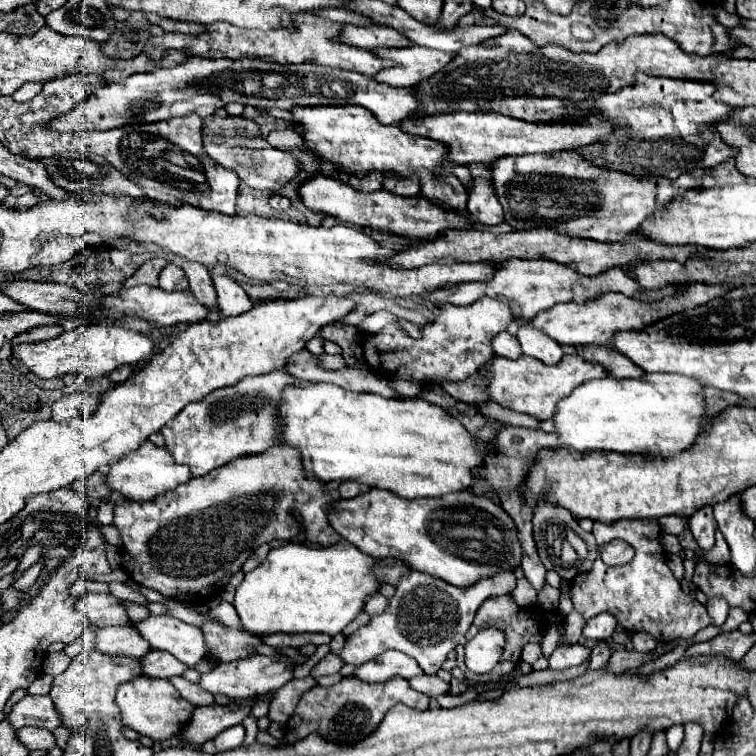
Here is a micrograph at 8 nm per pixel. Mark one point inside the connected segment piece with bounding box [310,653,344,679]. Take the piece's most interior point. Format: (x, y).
(331, 663)

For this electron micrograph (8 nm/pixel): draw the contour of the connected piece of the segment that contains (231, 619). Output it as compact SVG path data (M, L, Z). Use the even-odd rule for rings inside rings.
M222 601L220 605L214 607L212 615L214 619L218 619L218 623L226 623L226 627L238 627L242 631L242 623L238 623L238 613L234 611L234 605Z

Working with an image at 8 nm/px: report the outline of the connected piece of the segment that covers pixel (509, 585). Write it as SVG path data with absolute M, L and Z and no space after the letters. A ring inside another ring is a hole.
M410 571L406 577L400 579L396 595L388 603L388 609L382 615L372 617L368 625L346 637L346 647L340 657L344 659L344 663L360 665L376 659L388 649L396 649L414 657L426 675L436 675L440 665L446 661L448 651L452 651L458 643L466 643L464 635L472 625L476 609L488 597L498 597L506 593L510 595L514 587L516 577L512 571L500 571L498 575L480 579L468 589L454 587L428 573Z

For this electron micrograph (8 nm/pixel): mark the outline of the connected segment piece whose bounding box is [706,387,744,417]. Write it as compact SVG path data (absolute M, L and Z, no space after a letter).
M706 387L706 413L710 417L714 417L720 411L724 411L726 407L738 405L742 401L744 401L744 397L740 397L736 393L726 393L726 391L718 391L714 387Z

